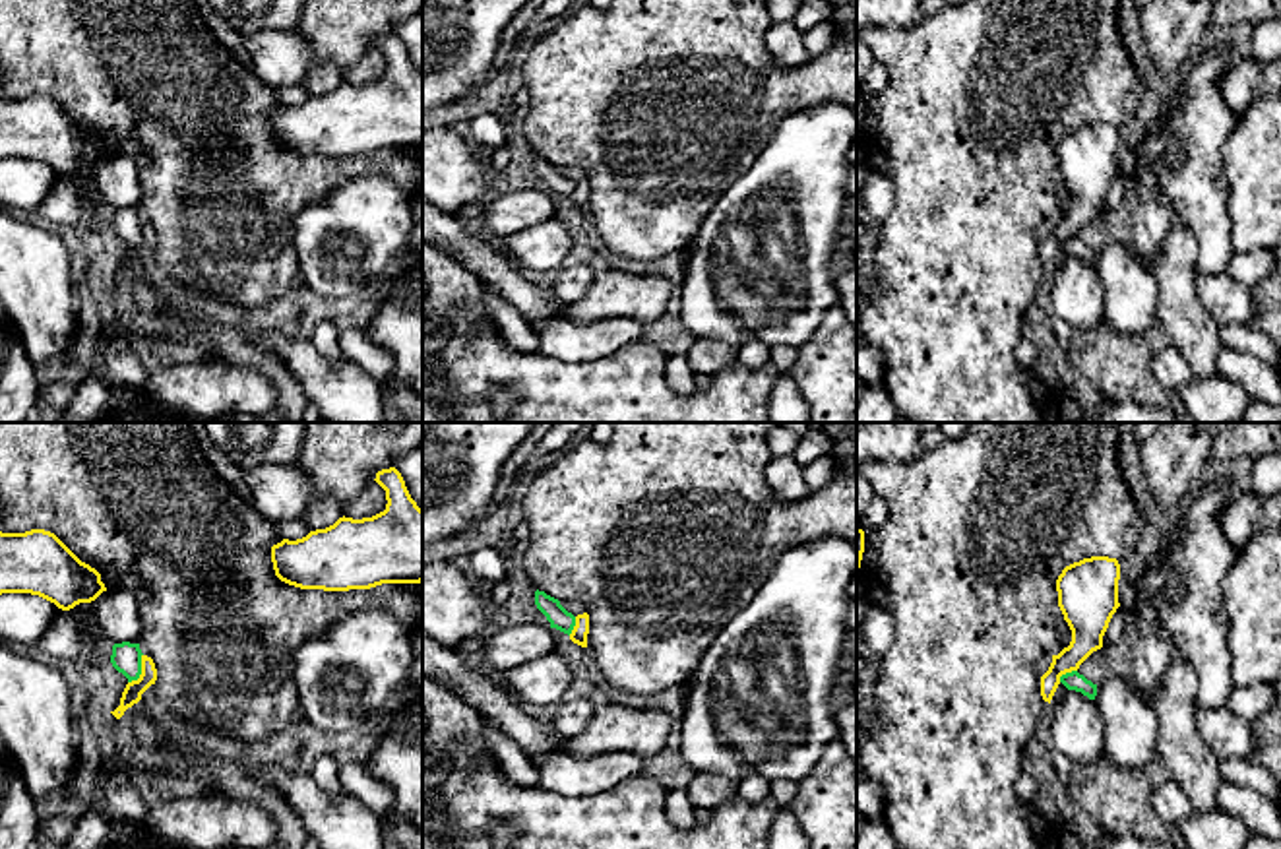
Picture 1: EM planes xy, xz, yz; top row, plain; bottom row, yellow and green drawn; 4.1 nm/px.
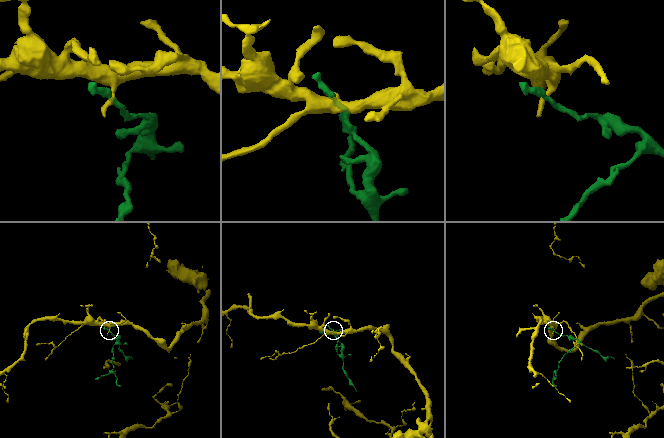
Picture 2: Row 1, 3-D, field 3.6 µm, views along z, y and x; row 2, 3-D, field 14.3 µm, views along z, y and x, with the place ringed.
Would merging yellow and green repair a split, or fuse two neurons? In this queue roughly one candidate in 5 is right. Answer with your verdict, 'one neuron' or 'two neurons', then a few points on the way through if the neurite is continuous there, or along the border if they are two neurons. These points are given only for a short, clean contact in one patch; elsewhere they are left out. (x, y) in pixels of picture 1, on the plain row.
two neurons; border xy (142, 220), (142, 239), (128, 249)

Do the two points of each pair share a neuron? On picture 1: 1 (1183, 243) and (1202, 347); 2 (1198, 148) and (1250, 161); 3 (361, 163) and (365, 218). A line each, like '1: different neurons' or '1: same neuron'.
1: same neuron
2: different neurons
3: different neurons

